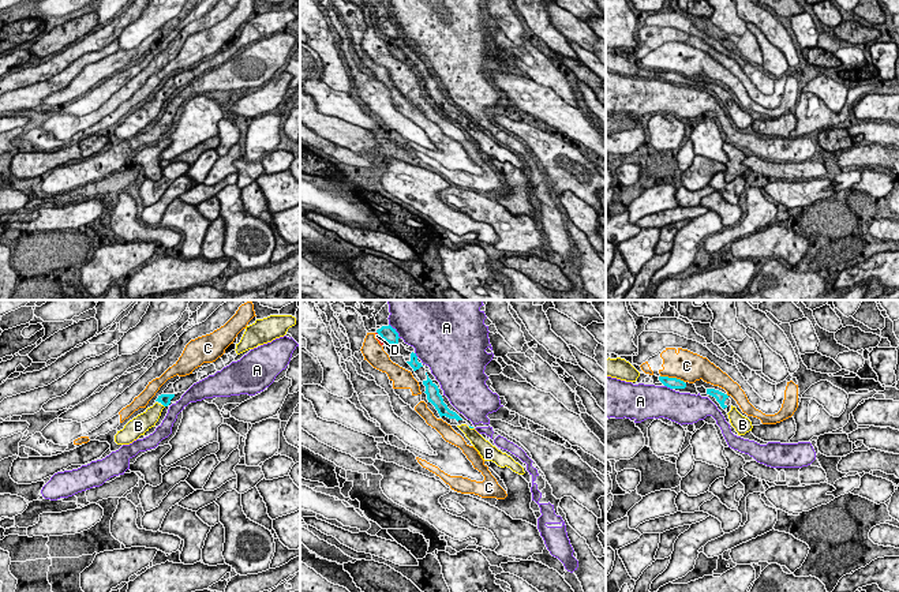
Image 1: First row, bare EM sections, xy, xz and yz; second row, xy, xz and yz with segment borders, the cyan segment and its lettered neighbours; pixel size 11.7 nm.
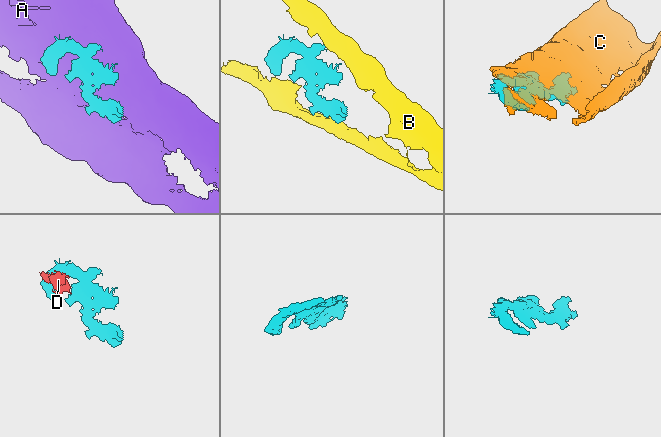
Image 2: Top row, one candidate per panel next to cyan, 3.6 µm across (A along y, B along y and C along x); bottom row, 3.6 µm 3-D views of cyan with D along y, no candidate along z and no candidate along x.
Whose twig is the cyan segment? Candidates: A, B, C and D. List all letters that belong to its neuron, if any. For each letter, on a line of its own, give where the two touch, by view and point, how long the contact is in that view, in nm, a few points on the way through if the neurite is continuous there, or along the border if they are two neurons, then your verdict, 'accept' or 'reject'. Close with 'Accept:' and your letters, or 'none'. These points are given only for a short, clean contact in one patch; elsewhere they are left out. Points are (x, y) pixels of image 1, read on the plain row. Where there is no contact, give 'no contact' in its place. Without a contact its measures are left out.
A: meets cyan in xz at (394, 25); contact 220 nm long; reject
B: meets cyan in xz at (471, 122); contact 70 nm long; accept
C: meets cyan in yz at (673, 72); contact 300 nm long; reject
D: meets cyan in xz at (381, 32); contact 150 nm long; border along xz (377, 26), (385, 34); reject
Accept: B

